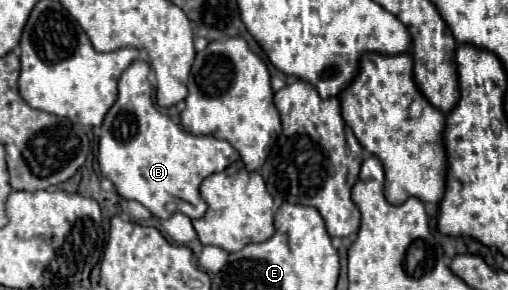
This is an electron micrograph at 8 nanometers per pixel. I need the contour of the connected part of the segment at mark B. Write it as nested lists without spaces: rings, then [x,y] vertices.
[[[132,62],[118,80],[118,100],[104,116],[98,142],[98,164],[116,192],[124,200],[144,204],[156,218],[168,220],[180,211],[188,218],[202,218],[206,202],[198,188],[204,178],[222,172],[240,160],[230,142],[214,136],[194,136],[160,114],[152,101],[152,84],[148,82],[148,62]]]

